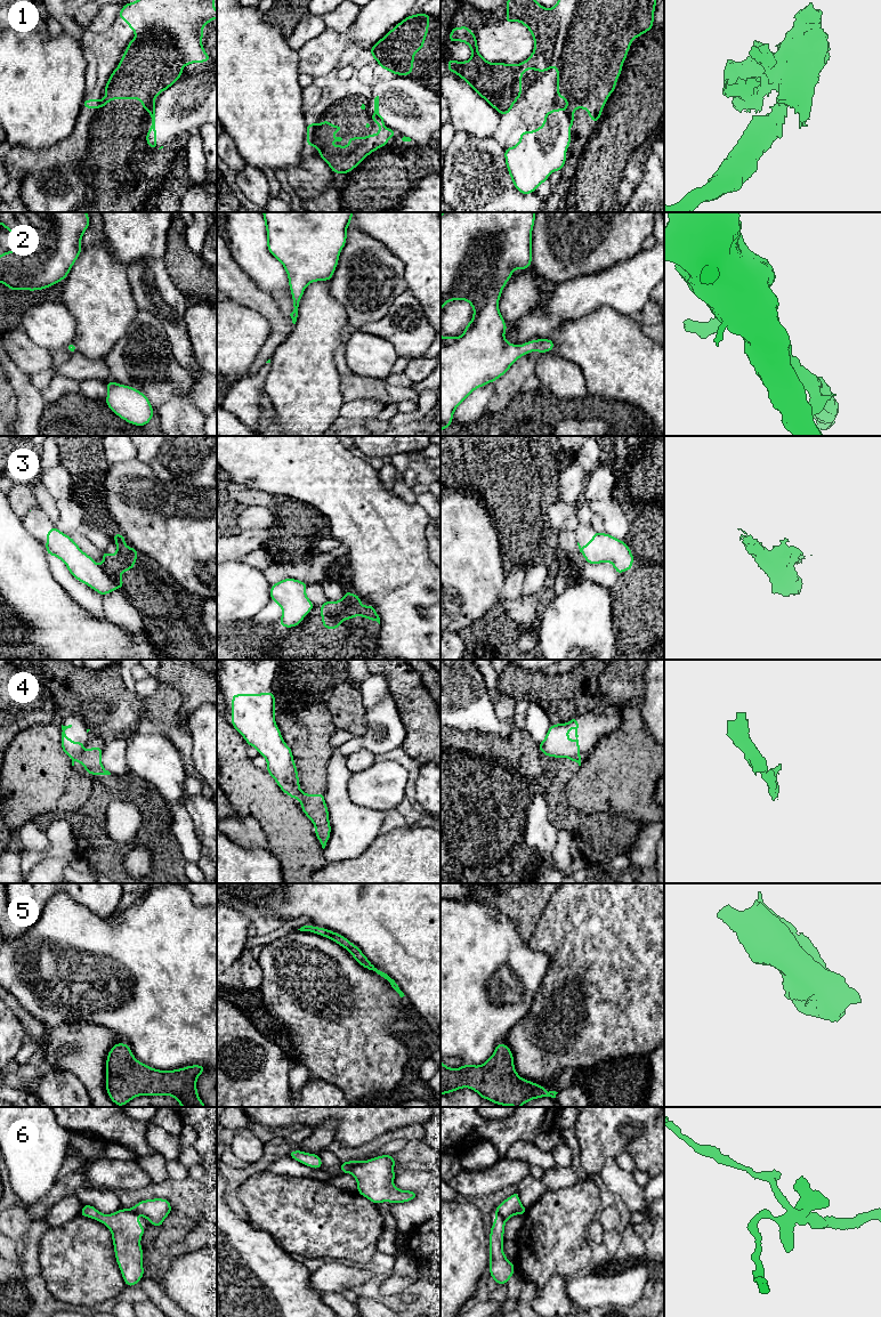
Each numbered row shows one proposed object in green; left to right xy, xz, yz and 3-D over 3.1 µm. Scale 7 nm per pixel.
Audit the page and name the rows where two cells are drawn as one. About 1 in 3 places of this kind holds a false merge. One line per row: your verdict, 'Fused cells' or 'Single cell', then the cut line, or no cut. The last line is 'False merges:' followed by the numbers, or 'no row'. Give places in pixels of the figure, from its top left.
1: Fused cells. Split along yz (566, 108), (570, 114), (571, 124)
2: Single cell. No split
3: Single cell. No split
4: Fused cells. Split along xz (300, 792), (301, 799)
5: Single cell. No split
6: Fused cells. Split along xz (360, 1162), (349, 1172)
False merges: 1, 4, 6

